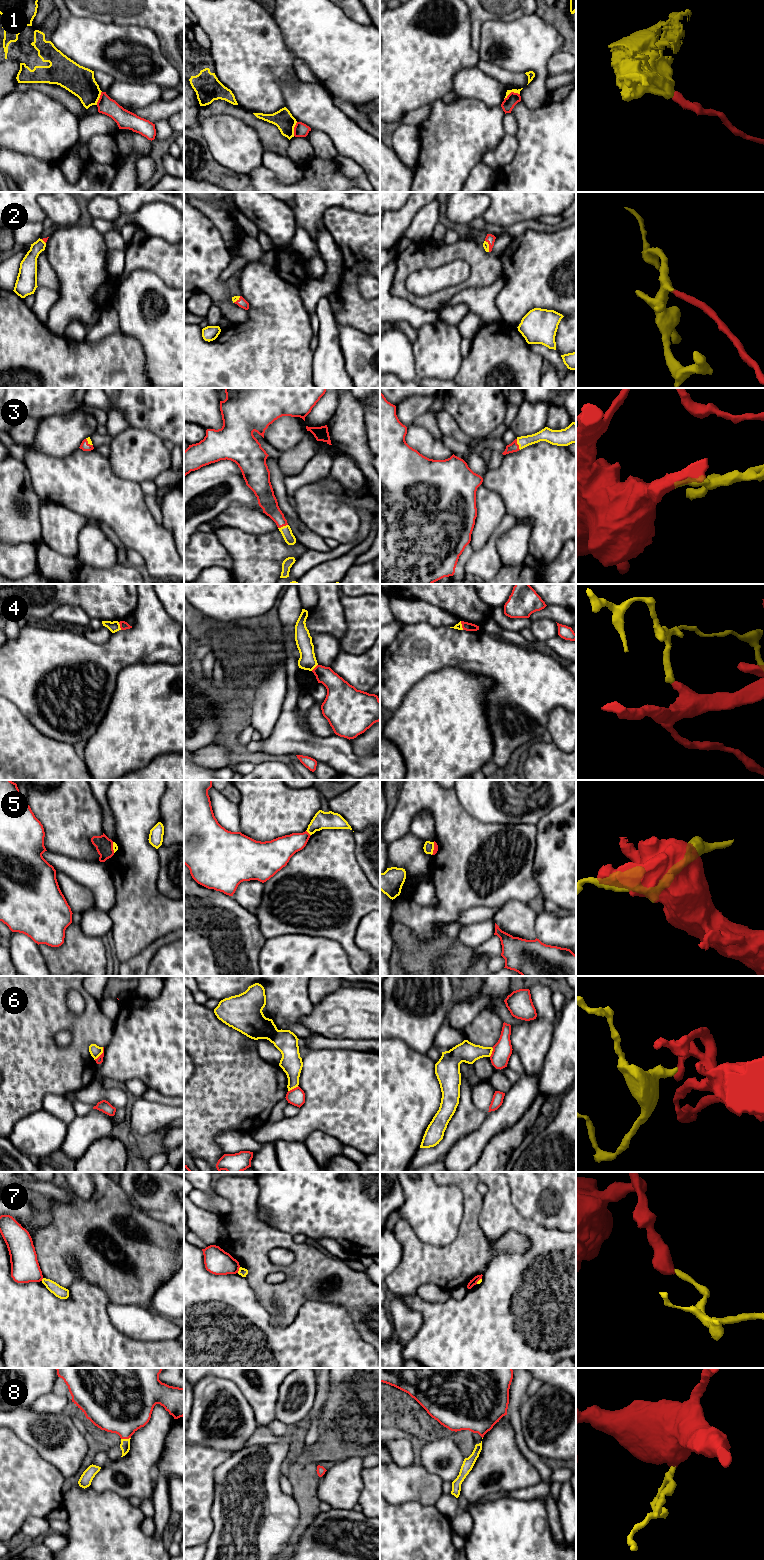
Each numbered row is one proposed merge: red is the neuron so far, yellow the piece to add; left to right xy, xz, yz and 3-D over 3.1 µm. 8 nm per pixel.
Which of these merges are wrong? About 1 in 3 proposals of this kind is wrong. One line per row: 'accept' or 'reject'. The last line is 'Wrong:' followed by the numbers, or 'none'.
1: reject
2: accept
3: accept
4: reject
5: reject
6: reject
7: reject
8: accept
Wrong: 1, 4, 5, 6, 7

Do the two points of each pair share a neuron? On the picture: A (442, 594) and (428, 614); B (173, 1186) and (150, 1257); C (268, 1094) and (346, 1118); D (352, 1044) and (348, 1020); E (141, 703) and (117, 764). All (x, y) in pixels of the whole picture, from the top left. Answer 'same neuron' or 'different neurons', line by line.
A: different neurons
B: different neurons
C: different neurons
D: different neurons
E: same neuron

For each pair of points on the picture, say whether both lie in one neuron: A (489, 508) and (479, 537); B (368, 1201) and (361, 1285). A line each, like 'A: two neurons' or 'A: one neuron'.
A: one neuron
B: two neurons

